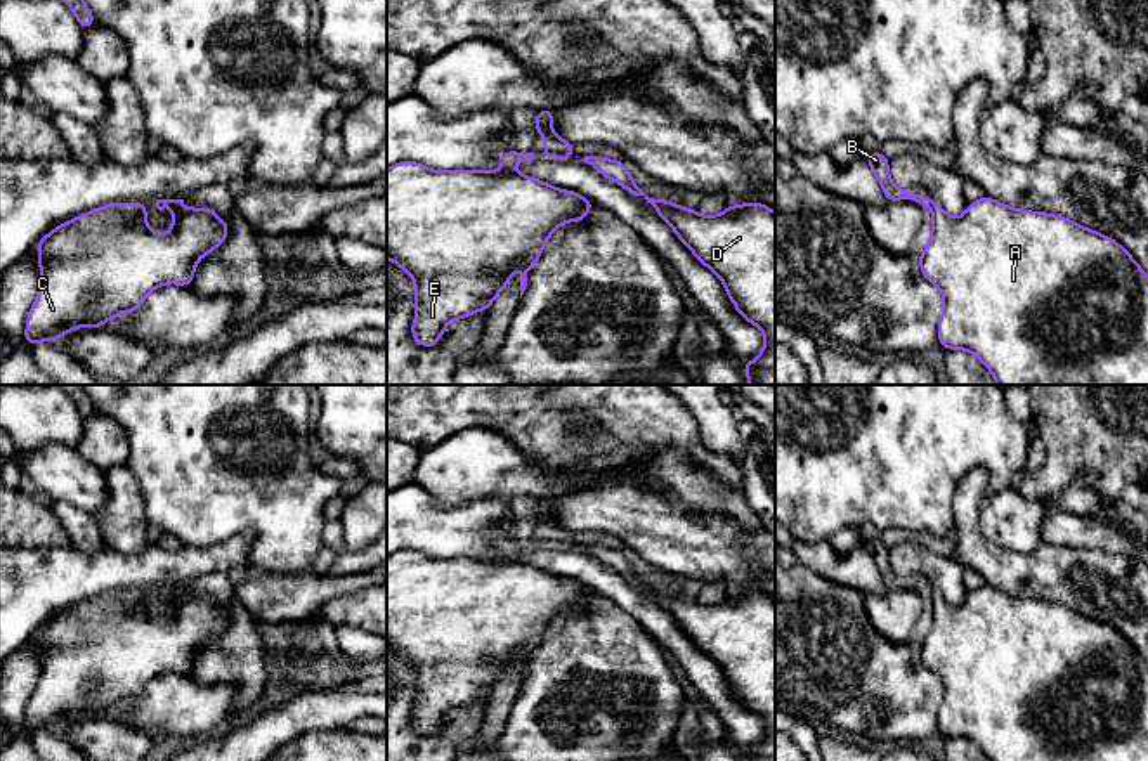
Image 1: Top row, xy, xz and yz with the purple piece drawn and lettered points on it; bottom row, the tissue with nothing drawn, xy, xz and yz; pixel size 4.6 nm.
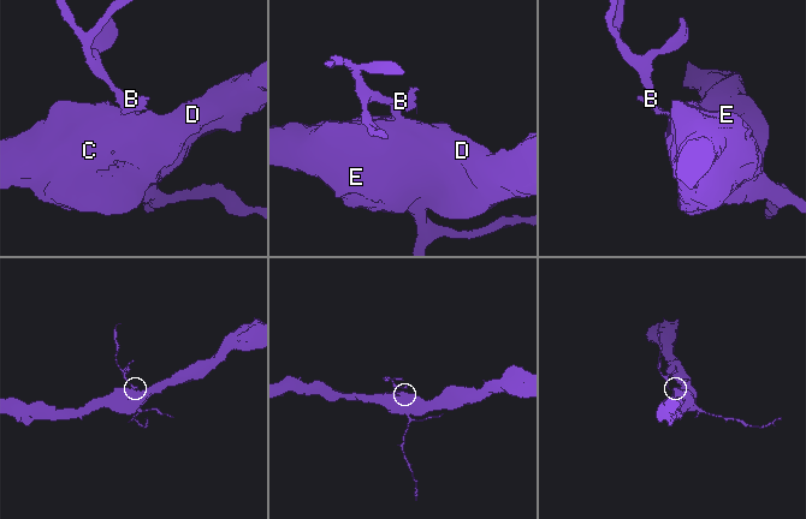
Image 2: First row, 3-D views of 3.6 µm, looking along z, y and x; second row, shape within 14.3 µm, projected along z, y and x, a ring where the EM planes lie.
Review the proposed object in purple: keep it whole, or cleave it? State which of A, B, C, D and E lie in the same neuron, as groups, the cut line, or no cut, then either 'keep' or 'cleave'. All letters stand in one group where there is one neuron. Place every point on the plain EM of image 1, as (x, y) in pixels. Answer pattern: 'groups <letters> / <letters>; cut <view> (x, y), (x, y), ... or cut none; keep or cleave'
groups A C D E / B; cut xy (181, 591), (172, 593); cleave

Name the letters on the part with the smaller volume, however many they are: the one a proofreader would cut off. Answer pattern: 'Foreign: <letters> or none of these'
Foreign: B

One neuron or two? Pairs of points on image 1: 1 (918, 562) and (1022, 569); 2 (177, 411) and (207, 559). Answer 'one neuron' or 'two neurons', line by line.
1: two neurons
2: two neurons

